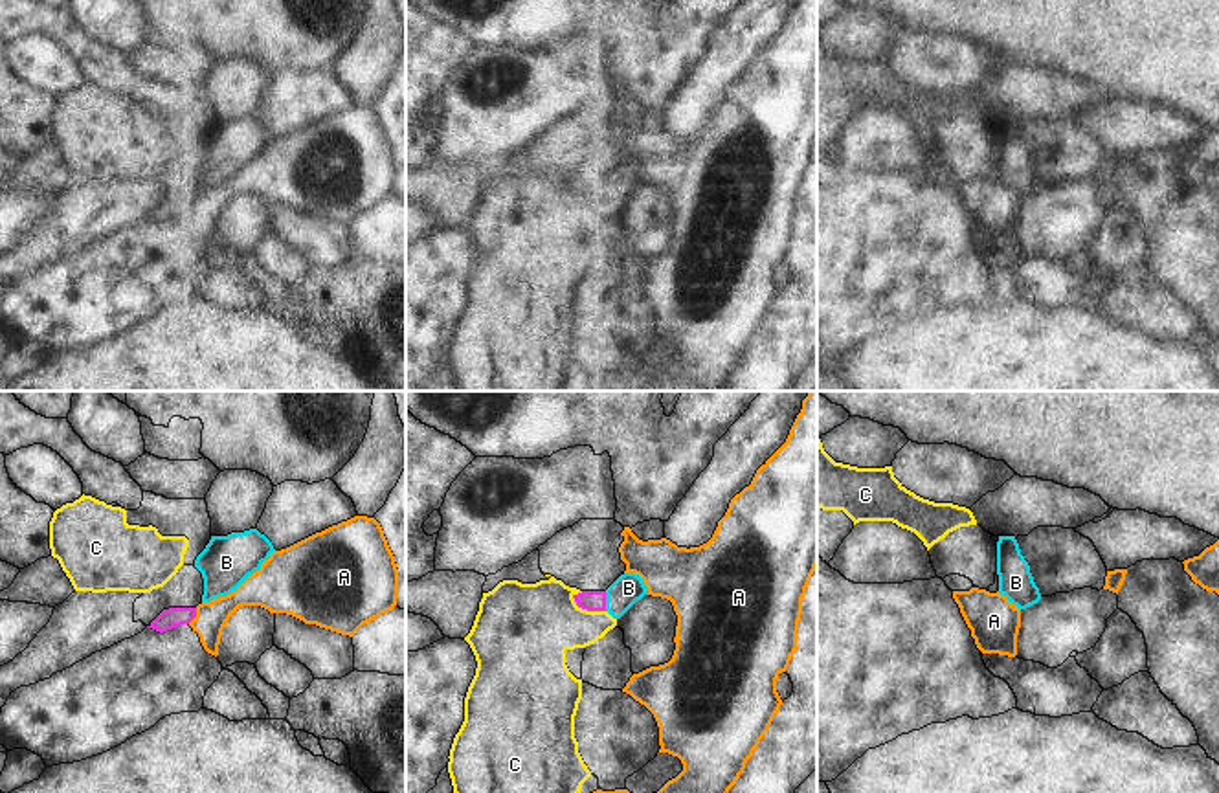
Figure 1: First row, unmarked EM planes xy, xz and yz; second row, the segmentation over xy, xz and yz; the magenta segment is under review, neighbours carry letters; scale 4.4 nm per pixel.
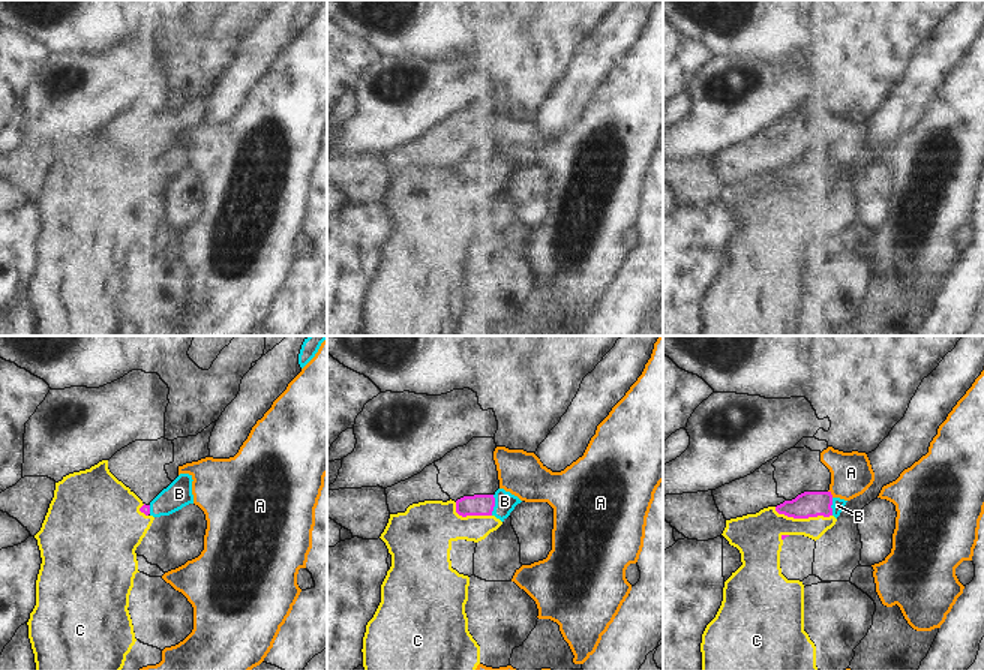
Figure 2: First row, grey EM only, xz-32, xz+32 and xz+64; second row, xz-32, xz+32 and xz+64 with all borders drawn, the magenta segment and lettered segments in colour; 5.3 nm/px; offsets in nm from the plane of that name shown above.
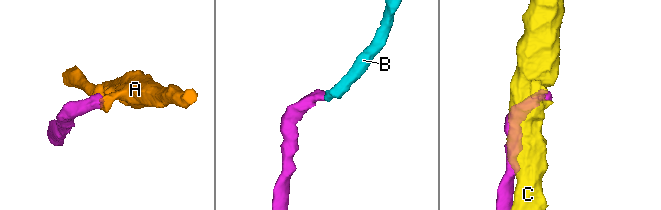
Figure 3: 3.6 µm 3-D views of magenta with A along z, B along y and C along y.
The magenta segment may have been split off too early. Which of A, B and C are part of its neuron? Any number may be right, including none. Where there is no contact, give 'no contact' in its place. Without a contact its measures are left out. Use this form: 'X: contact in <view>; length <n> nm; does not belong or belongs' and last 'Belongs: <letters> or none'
A: contact in xy; length 80 nm; does not belong
B: contact in xz; length 90 nm; belongs
C: contact in xz; length 170 nm; does not belong
Belongs: B

